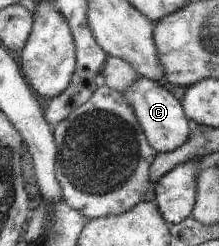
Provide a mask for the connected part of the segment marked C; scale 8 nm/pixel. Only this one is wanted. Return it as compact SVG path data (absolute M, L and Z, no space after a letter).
M138 78L122 96L130 105L138 124L144 131L148 144L158 152L174 152L179 146L185 145L191 137L193 123L186 118L181 101L160 83L147 78Z

